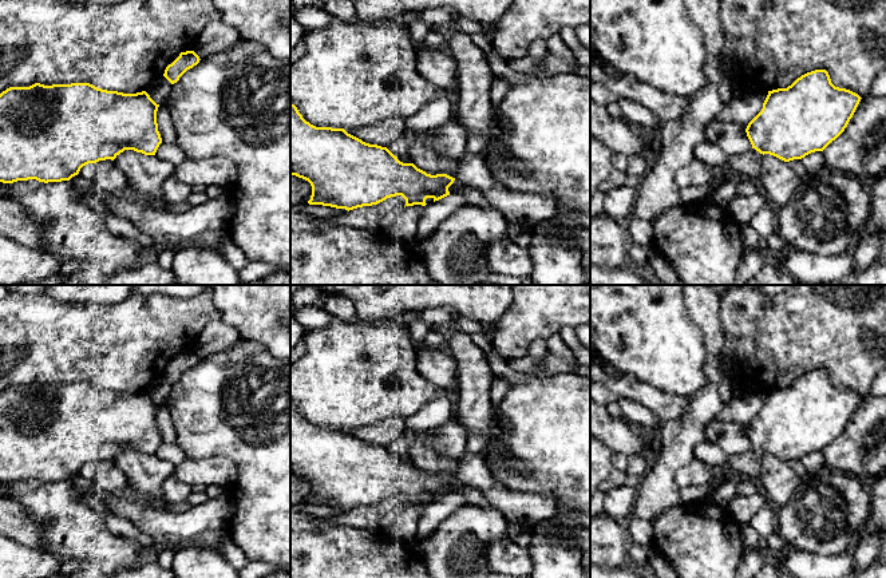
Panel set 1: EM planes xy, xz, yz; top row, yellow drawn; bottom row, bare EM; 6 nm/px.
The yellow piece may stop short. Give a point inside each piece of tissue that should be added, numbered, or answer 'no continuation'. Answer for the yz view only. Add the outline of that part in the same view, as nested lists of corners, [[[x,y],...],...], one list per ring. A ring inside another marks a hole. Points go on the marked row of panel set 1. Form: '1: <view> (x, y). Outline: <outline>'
1: yz (748, 165). Outline: [[[751,149],[741,155],[731,155],[728,157],[727,170],[739,179],[759,179],[762,174],[762,158],[763,154],[755,149]]]

